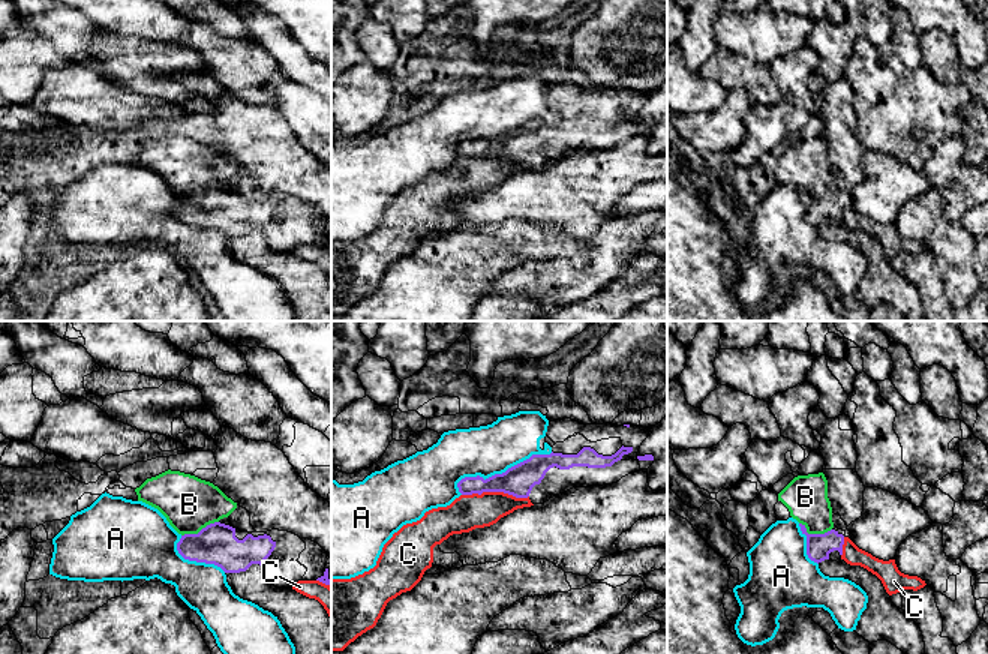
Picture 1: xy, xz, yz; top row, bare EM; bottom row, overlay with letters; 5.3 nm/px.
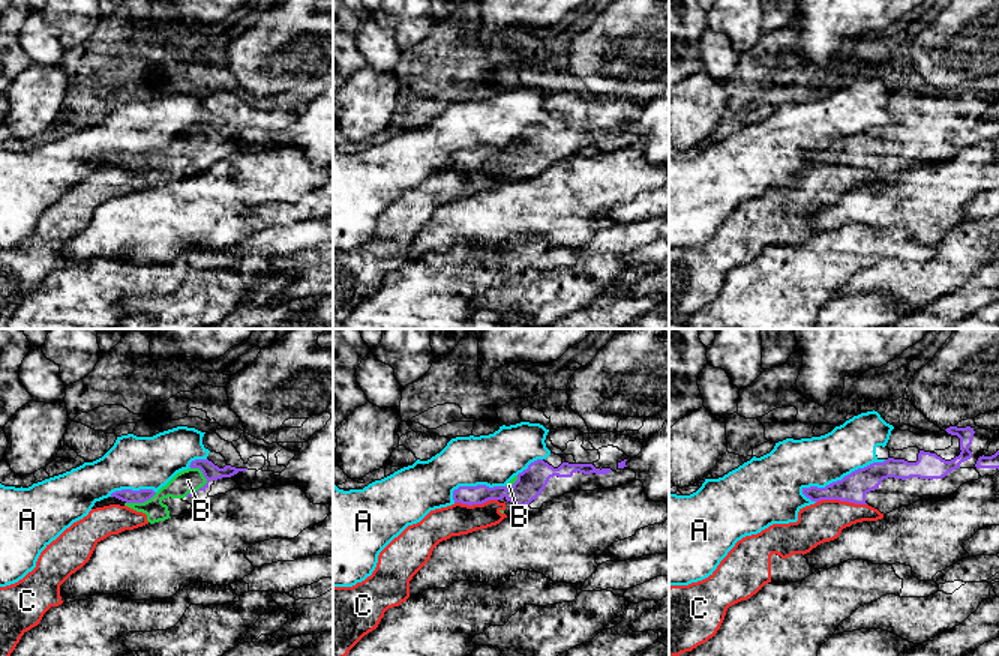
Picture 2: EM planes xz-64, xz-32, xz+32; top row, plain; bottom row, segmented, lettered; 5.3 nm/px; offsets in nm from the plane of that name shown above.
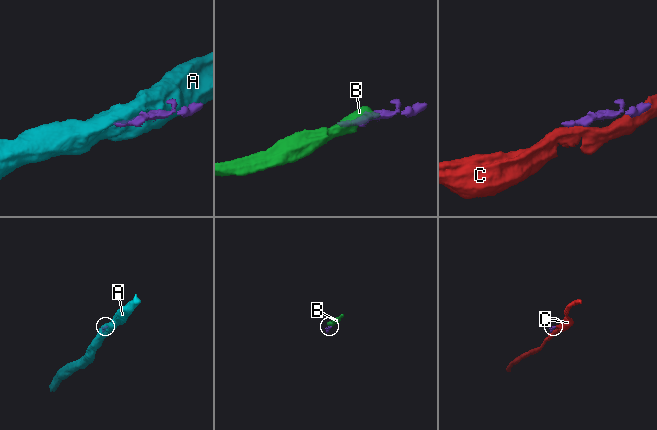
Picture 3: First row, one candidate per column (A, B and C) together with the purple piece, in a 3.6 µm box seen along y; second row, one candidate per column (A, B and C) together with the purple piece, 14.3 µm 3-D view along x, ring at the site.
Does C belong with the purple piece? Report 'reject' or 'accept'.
reject

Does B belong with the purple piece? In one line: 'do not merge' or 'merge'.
merge

